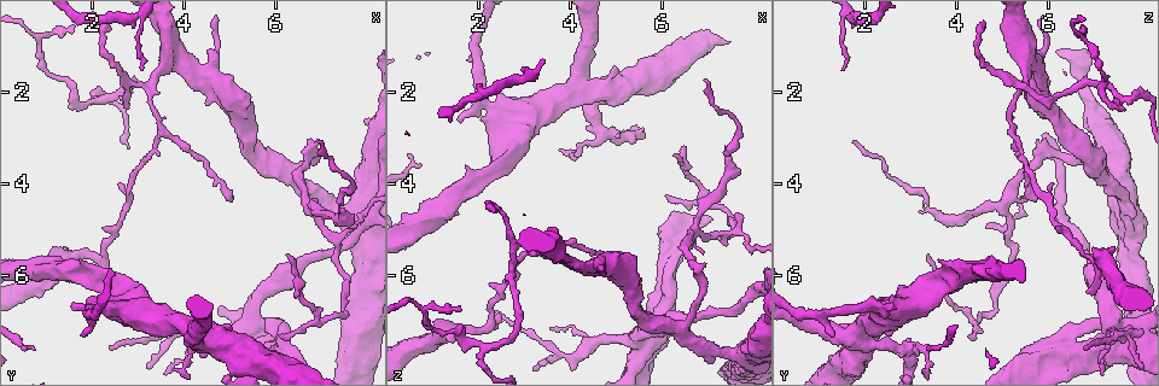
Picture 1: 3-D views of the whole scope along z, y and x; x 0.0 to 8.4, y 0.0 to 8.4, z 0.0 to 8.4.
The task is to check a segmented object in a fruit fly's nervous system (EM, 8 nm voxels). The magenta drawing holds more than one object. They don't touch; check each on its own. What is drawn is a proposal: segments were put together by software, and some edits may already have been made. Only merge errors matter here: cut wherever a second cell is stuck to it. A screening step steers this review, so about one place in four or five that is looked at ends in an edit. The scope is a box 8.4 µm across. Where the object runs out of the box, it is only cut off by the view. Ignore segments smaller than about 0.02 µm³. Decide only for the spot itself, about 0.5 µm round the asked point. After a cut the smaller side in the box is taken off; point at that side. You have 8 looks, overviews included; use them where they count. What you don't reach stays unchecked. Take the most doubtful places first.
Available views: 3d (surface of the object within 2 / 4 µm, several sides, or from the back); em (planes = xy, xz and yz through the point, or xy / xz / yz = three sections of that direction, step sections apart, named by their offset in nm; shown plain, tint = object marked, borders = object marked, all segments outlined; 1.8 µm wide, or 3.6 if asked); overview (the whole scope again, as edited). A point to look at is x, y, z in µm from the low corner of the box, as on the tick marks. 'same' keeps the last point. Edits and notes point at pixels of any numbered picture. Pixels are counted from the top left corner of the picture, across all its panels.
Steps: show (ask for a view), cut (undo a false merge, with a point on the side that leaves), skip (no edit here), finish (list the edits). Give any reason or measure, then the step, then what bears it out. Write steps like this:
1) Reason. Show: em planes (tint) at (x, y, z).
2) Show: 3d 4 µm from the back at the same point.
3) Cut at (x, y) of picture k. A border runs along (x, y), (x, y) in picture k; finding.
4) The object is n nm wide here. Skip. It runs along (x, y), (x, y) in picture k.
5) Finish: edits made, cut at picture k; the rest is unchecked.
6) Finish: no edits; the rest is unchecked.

Looks like a crossing. Show: em 3.6 µm yz step 8 (tint) at (5.85, 7.55, 7.25).

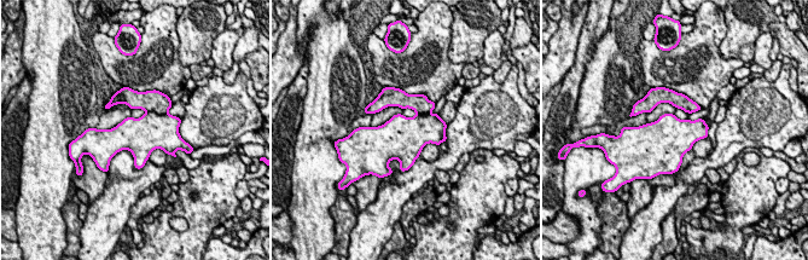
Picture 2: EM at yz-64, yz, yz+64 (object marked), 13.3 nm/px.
Cut it another way. Show: em 3.6 µm planes (tint) at the same point.

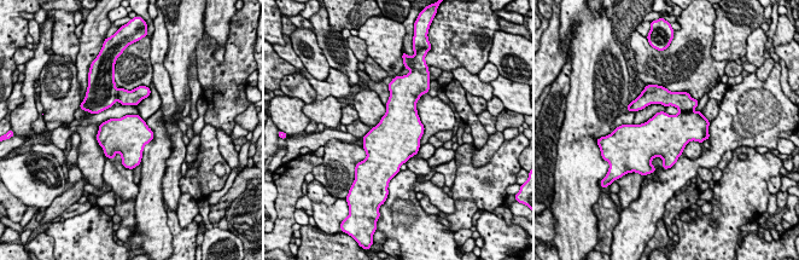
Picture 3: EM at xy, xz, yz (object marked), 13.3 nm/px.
Cut at (101, 93) of picture 3. A border runs along (116, 92), (117, 99) in picture 3; a second cell is stuck on.

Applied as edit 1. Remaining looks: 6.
Abrupt turn. Show: em xz step 16 (tint) at (4.30, 7.20, 1.95).

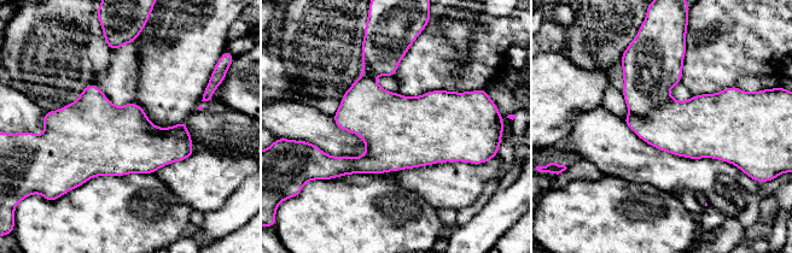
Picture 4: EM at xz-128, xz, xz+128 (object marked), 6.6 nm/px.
Another direction. Show: em planes (tint) at the same point.

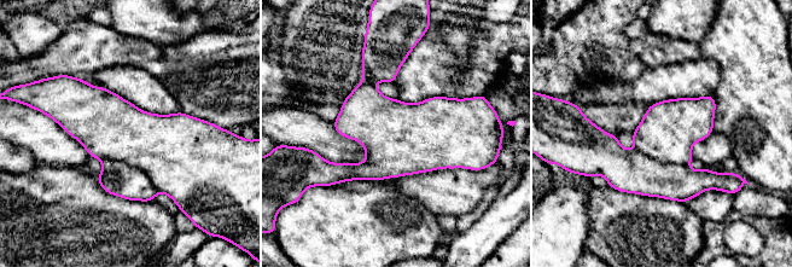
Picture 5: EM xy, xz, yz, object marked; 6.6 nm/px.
Cut at (118, 179) of picture 5. The part that leaves runs along (594, 128), (645, 176), (724, 175) in picture 5; a second cell is stuck on.

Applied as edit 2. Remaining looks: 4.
Thick turns thin. Show: em yz step 16 (tint) at (2.85, 1.90, 5.30).

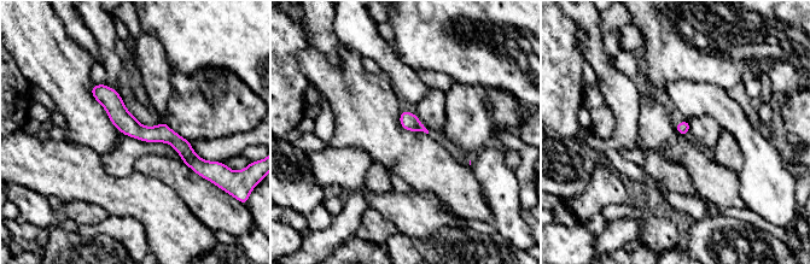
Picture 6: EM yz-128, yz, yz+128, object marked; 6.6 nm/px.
Another direction. Show: em planes (borders) at the same point.

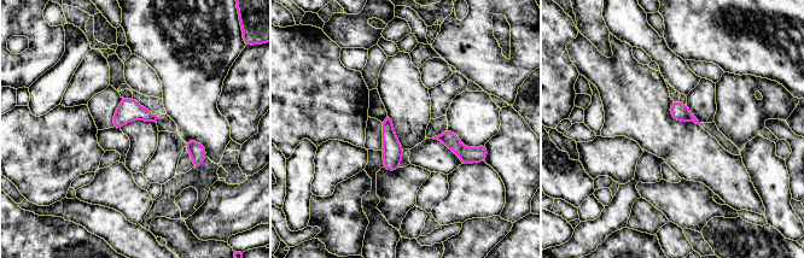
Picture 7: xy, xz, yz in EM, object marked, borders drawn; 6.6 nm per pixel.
Skip. One cell here.

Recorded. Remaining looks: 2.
Finish: edits made, cut at picture 3, cut at picture 5; the rest is unchecked.

